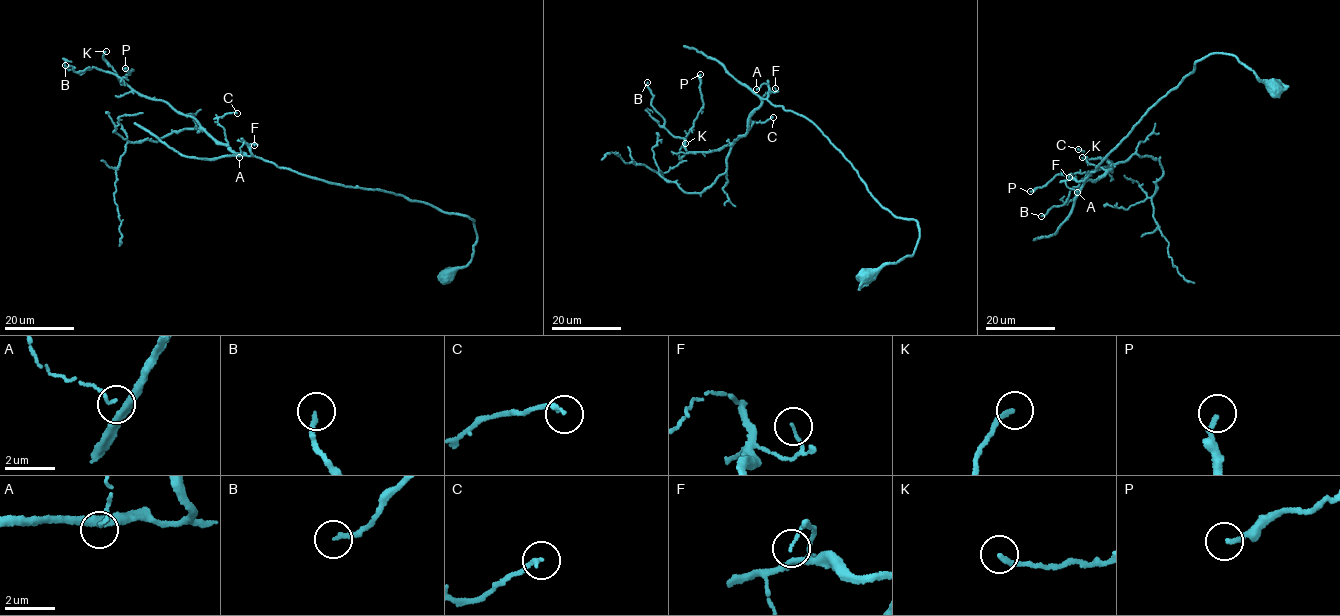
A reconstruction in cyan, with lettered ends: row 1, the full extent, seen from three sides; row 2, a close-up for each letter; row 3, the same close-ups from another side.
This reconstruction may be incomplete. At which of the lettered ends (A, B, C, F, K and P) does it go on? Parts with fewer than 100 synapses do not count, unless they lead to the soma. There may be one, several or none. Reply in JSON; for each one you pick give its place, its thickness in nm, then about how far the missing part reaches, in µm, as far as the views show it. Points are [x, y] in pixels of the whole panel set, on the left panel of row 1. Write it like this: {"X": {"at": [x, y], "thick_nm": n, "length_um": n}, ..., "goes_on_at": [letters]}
{"goes_on_at": []}

